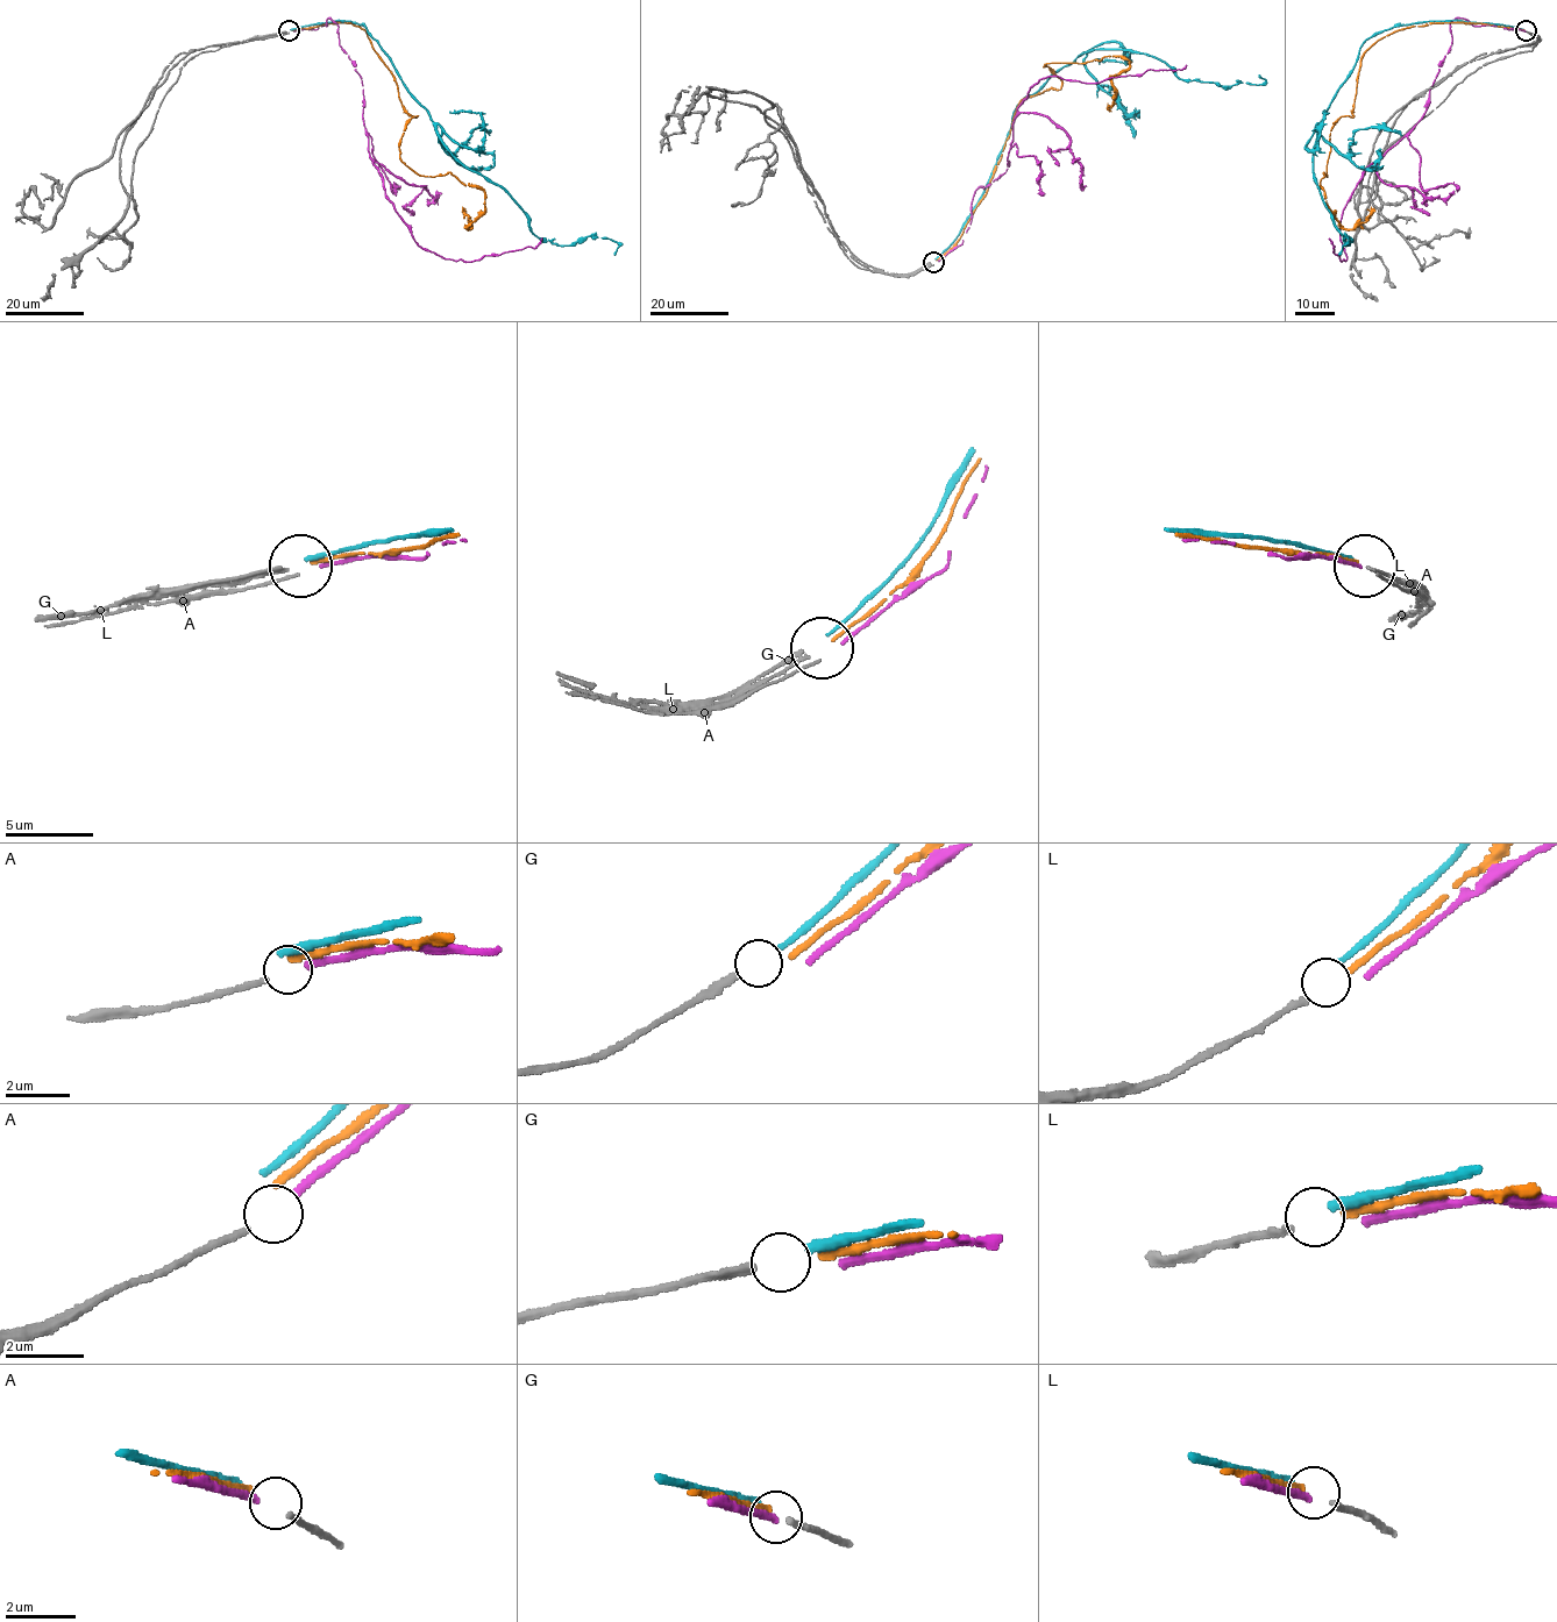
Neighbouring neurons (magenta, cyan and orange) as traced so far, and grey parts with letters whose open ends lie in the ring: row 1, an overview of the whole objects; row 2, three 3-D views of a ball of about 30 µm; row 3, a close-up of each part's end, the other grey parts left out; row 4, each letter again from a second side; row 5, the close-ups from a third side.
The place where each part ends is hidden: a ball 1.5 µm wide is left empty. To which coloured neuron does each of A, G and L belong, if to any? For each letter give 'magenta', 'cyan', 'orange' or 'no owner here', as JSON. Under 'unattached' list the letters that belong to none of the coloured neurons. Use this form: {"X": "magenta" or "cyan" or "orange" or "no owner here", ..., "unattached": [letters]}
{"A": "magenta", "G": "cyan", "L": "orange", "unattached": []}

